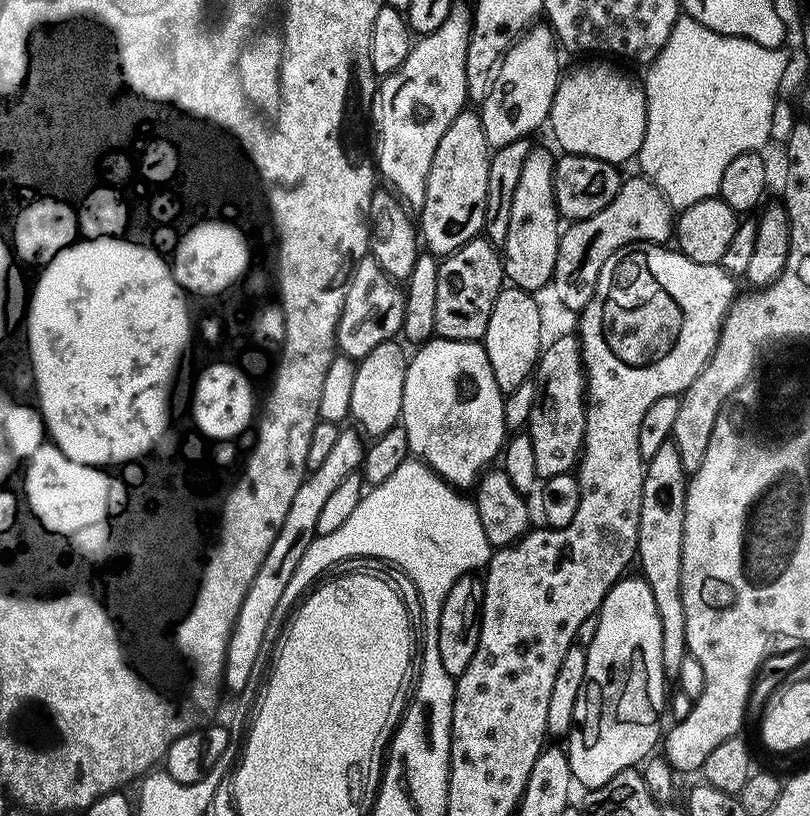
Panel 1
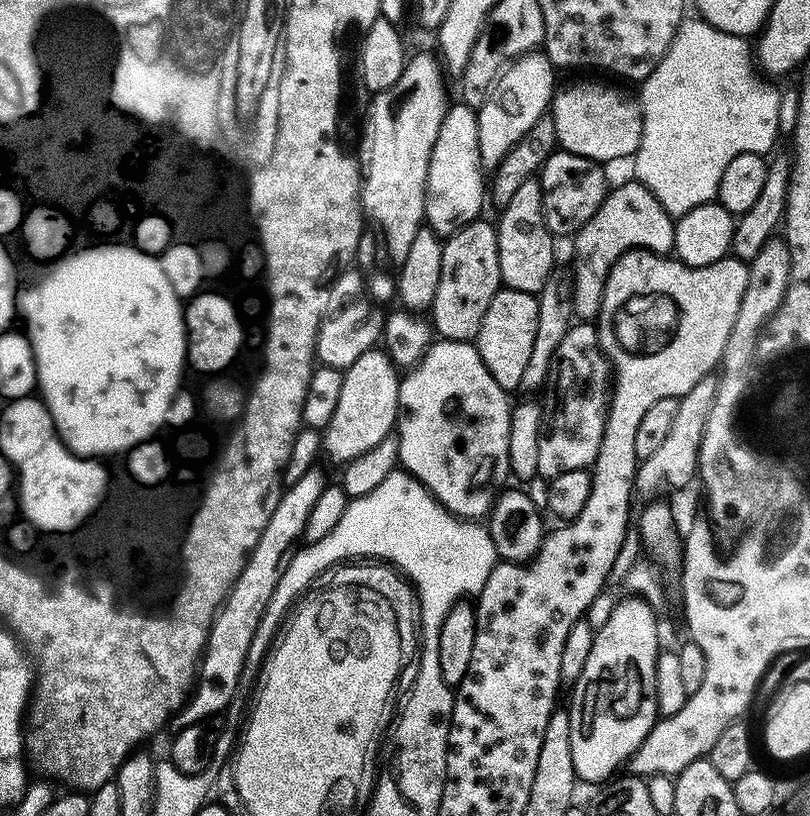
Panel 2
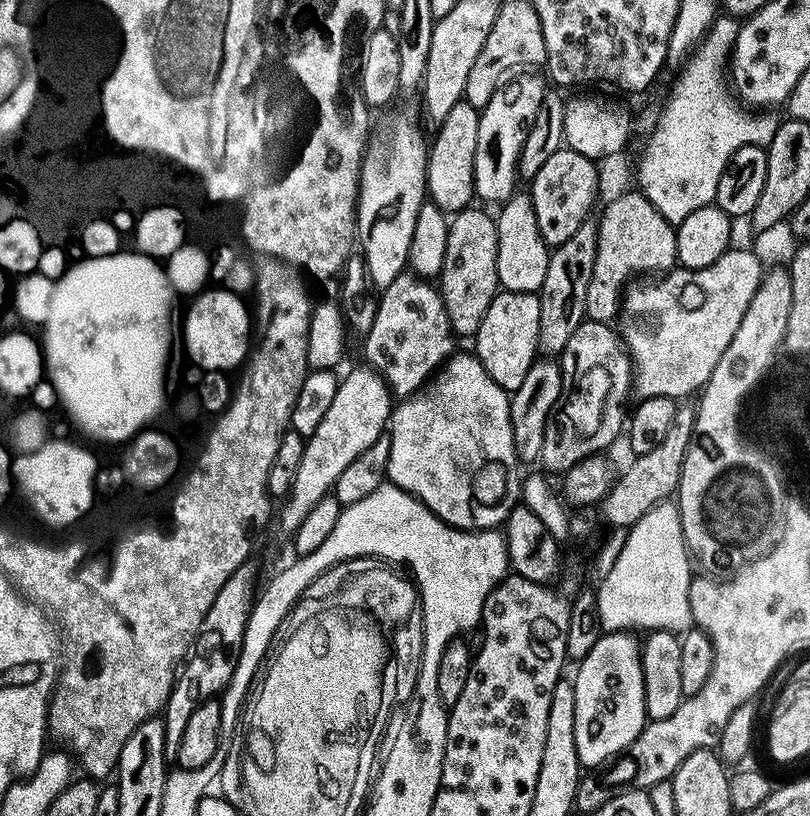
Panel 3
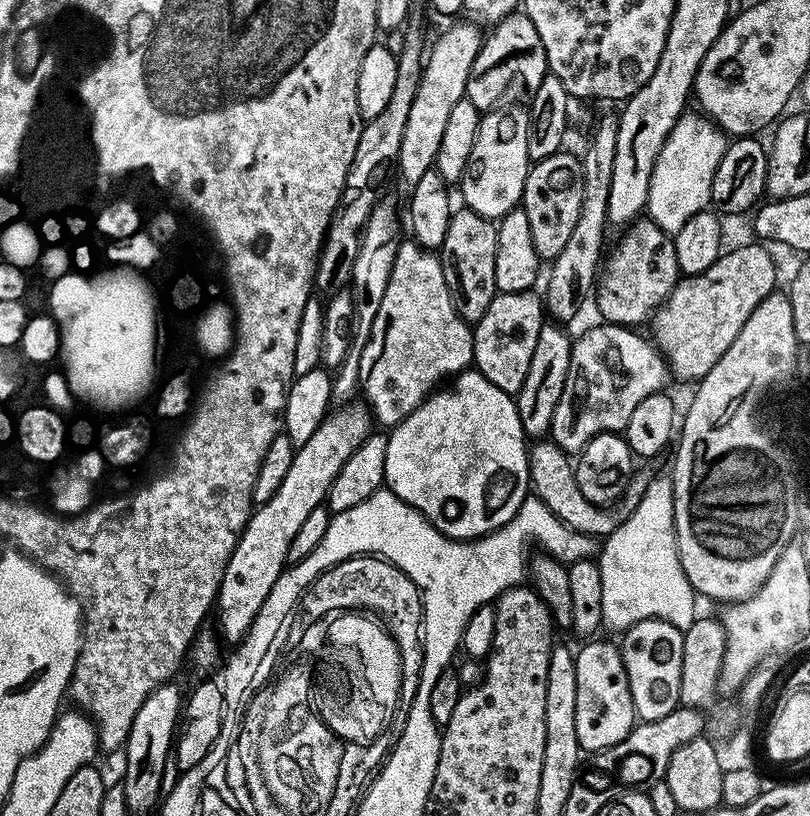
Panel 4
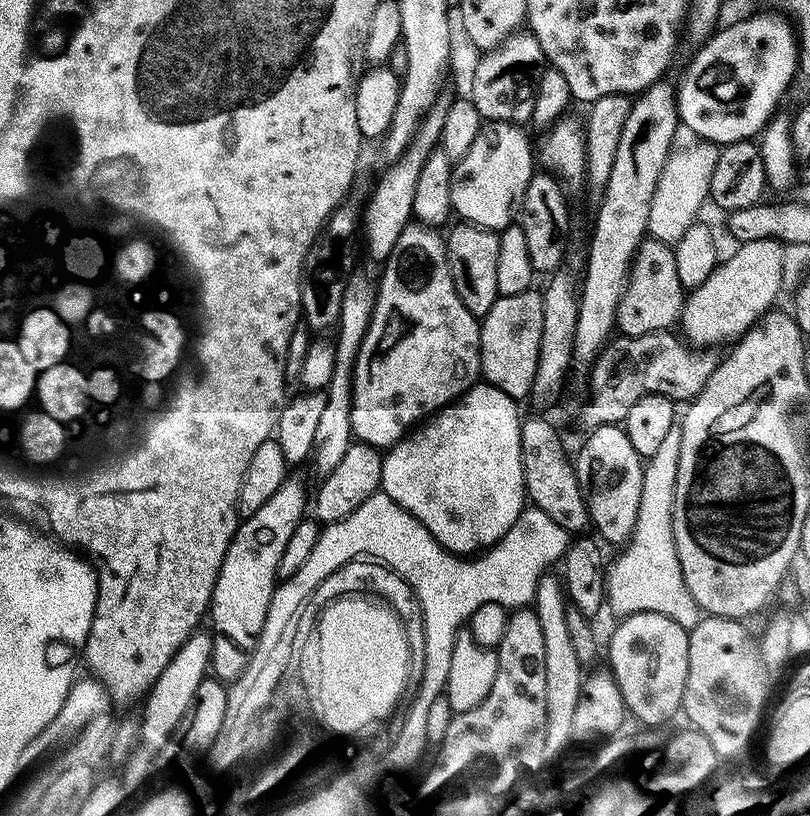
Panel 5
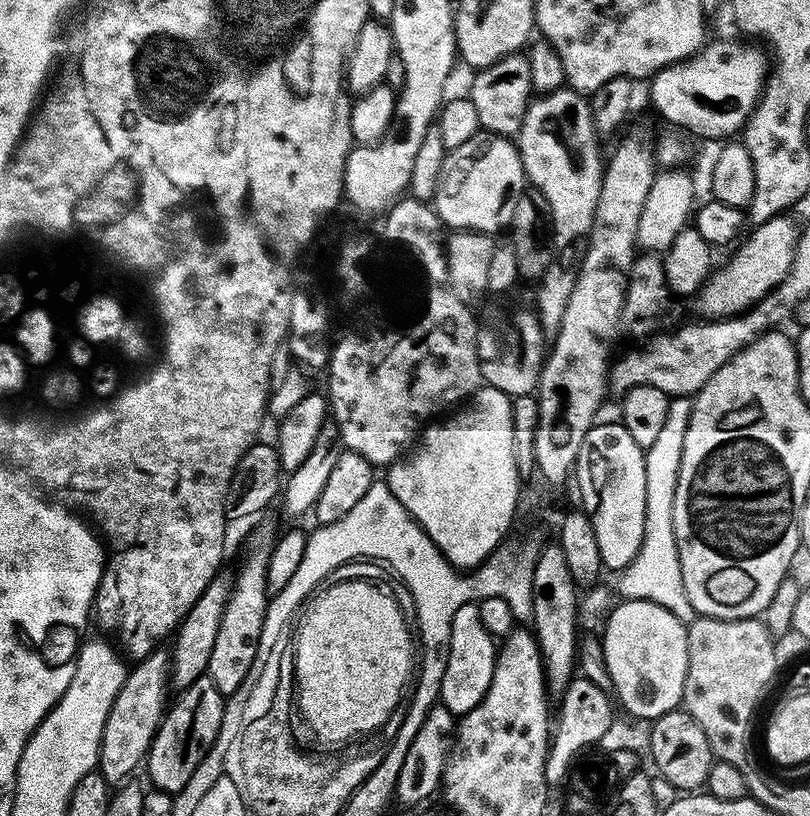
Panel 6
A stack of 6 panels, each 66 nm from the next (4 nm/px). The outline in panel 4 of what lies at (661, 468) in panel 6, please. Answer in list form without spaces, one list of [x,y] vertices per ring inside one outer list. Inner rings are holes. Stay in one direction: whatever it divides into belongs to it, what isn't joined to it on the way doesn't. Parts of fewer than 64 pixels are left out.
[[[671,479],[656,480],[643,491],[640,503],[631,509],[632,517],[625,519],[620,529],[607,537],[598,557],[602,574],[602,610],[605,625],[619,634],[647,620],[661,620],[685,633],[698,619],[696,600],[698,593],[692,589],[680,561],[680,547],[676,541],[676,515],[674,514],[674,486]]]

